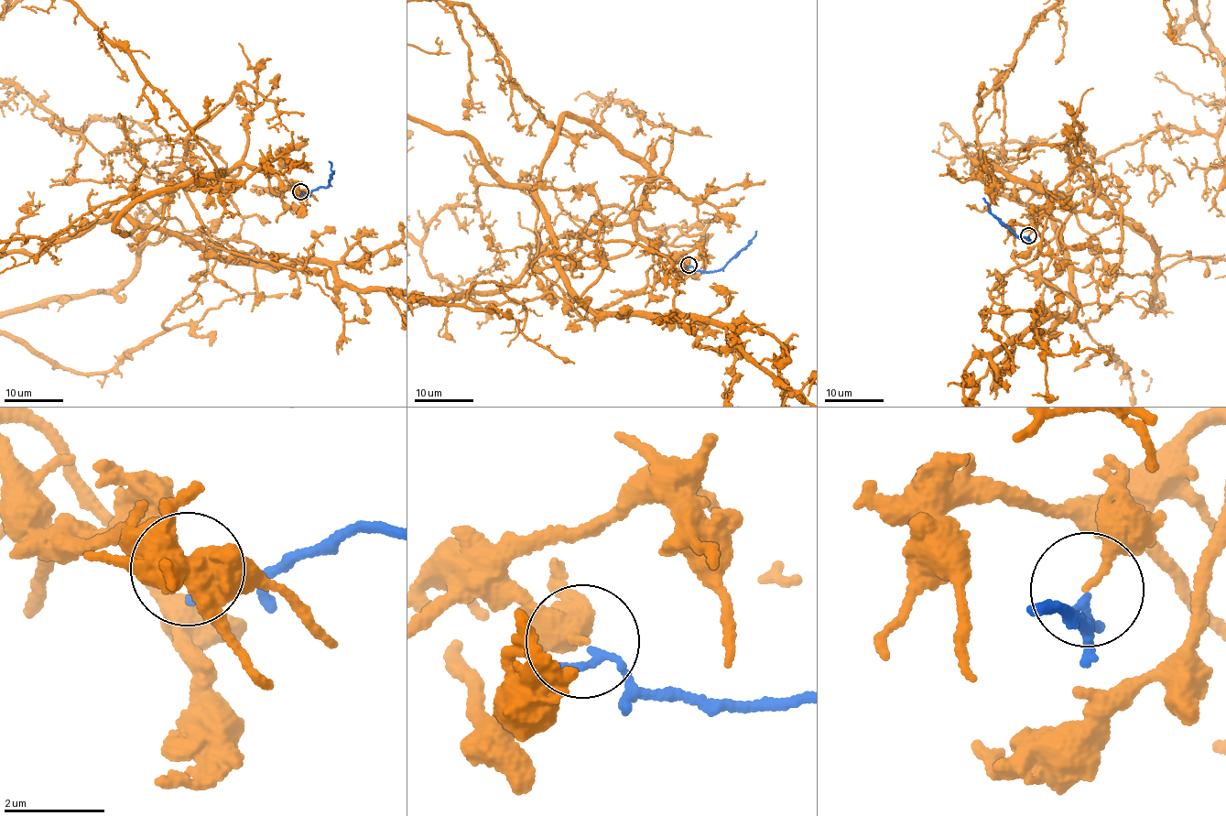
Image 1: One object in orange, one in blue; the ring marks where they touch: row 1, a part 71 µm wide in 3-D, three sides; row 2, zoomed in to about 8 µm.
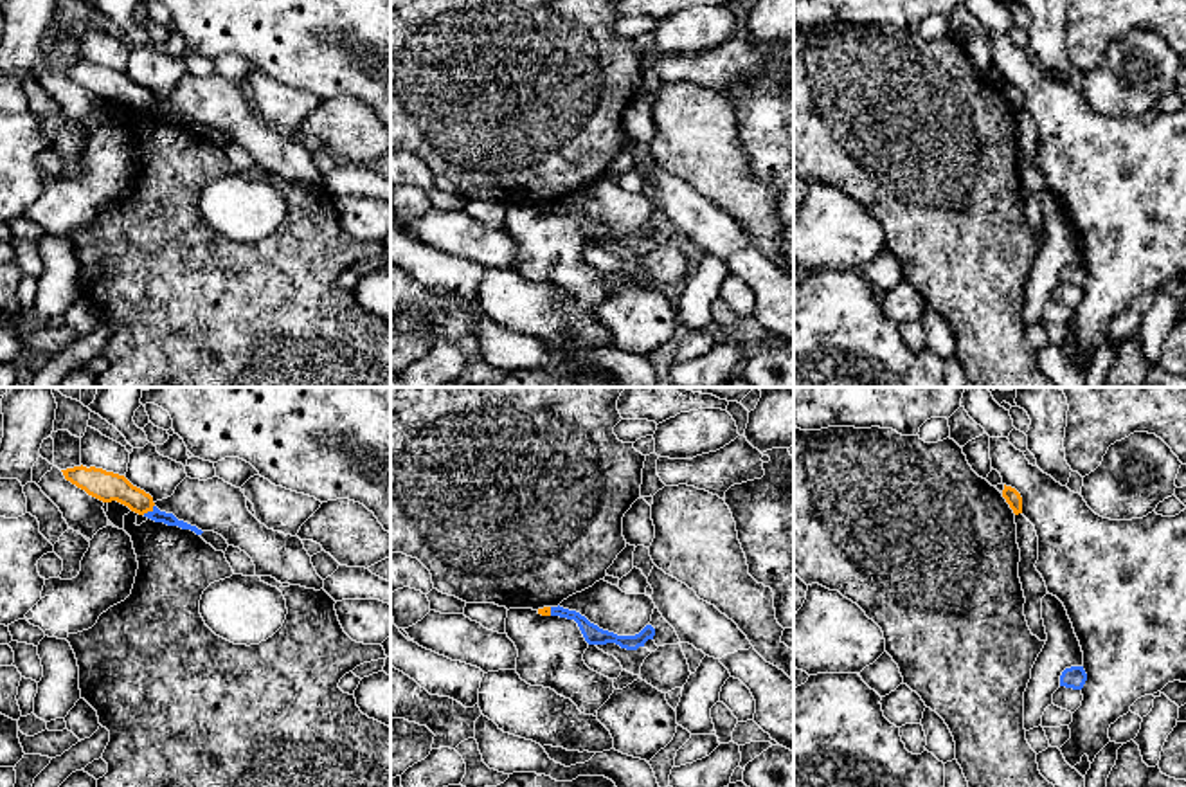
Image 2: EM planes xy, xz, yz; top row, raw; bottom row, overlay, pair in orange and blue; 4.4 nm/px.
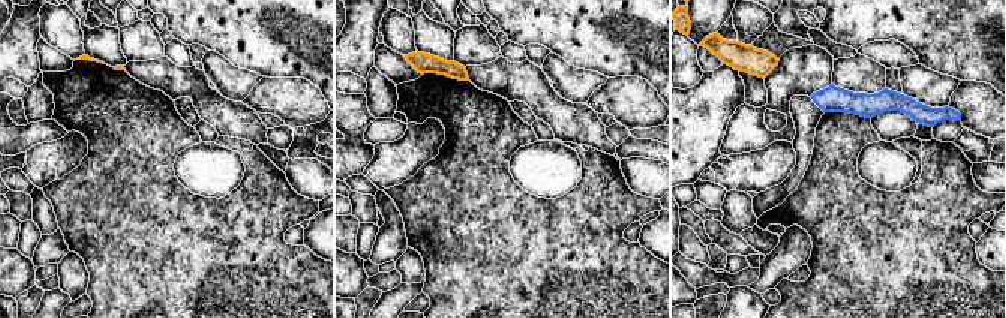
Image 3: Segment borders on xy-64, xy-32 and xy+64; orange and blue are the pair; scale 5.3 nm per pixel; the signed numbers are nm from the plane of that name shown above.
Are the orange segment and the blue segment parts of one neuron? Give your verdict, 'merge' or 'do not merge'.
do not merge

